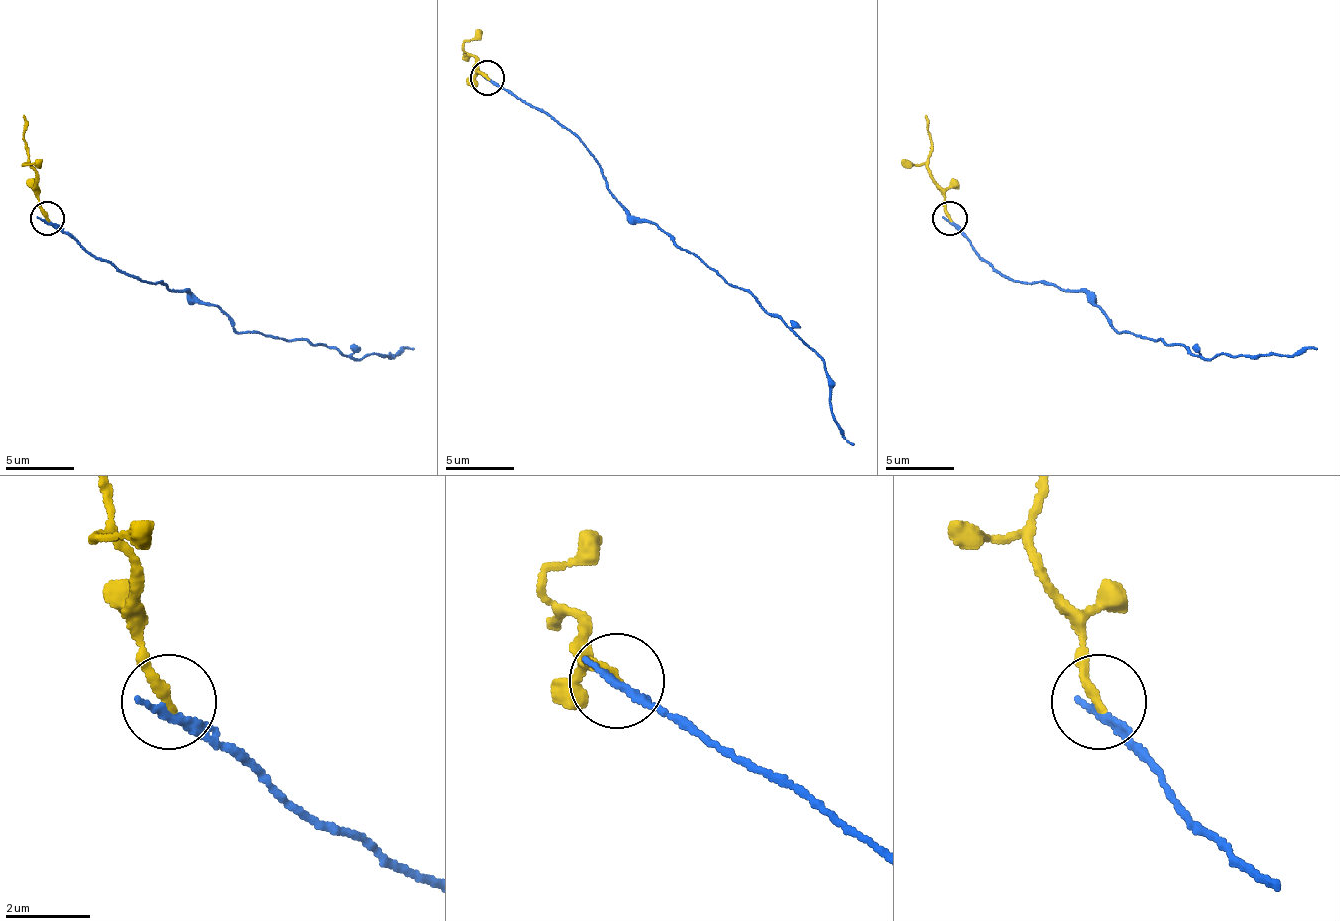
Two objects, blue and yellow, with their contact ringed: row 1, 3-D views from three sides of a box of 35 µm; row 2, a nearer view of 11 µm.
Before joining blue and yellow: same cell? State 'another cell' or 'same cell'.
same cell

